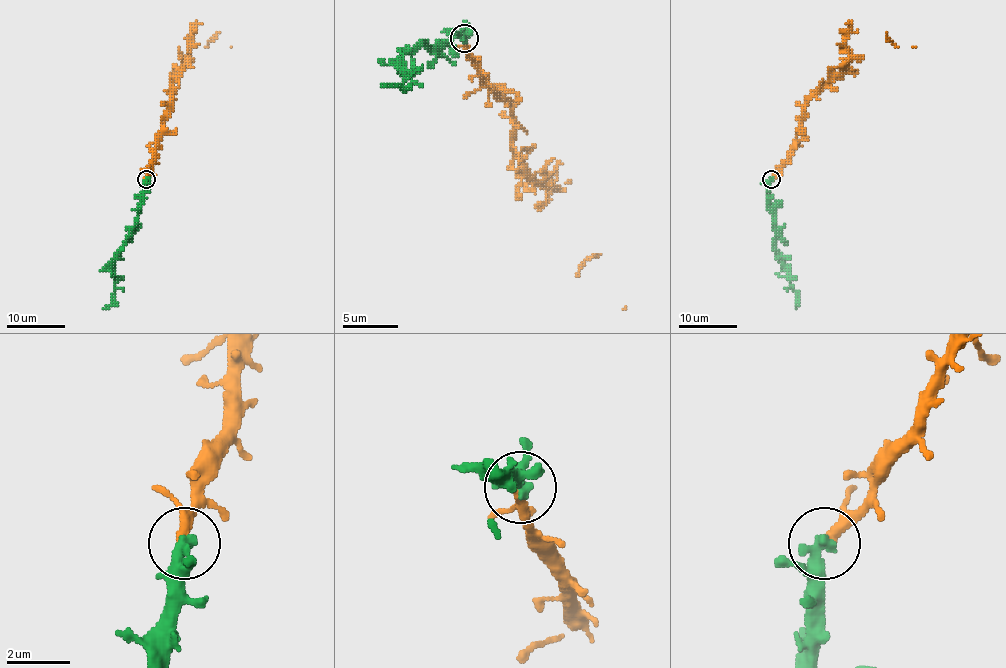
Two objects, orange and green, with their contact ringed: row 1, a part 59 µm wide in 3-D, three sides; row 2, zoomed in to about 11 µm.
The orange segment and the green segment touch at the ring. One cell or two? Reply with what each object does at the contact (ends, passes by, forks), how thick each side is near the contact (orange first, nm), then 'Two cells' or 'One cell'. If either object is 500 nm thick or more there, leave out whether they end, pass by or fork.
At the ring orange ends. At the ring green passes by. Thickness 320 nm (orange) against 320 nm. One cell

